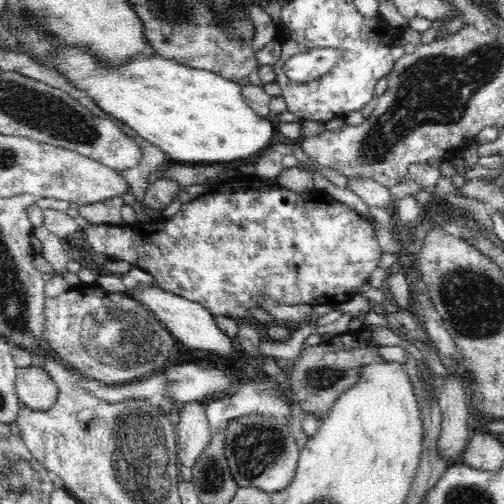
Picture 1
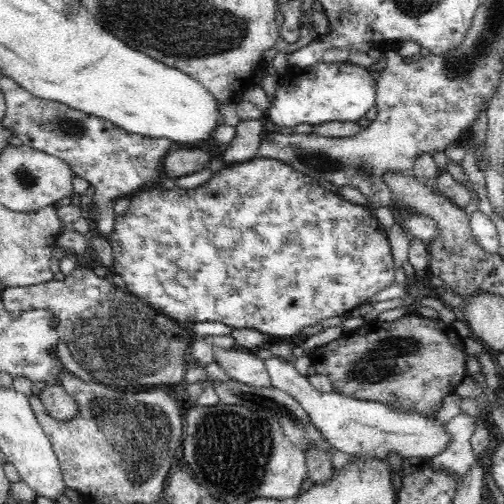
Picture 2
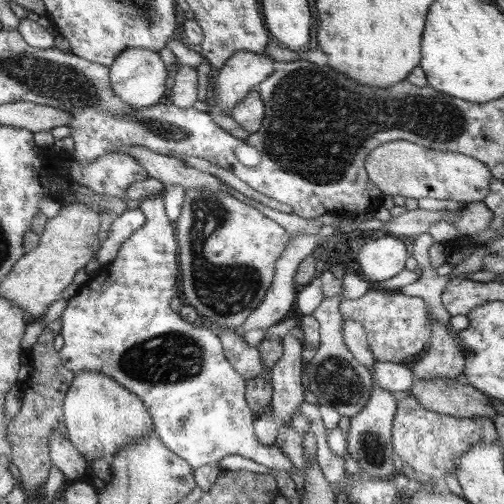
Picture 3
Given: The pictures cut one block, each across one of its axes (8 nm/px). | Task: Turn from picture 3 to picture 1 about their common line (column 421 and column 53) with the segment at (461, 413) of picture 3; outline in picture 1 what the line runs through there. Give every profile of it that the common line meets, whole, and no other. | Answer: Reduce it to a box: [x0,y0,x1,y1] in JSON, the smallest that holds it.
[16,366,60,412]

